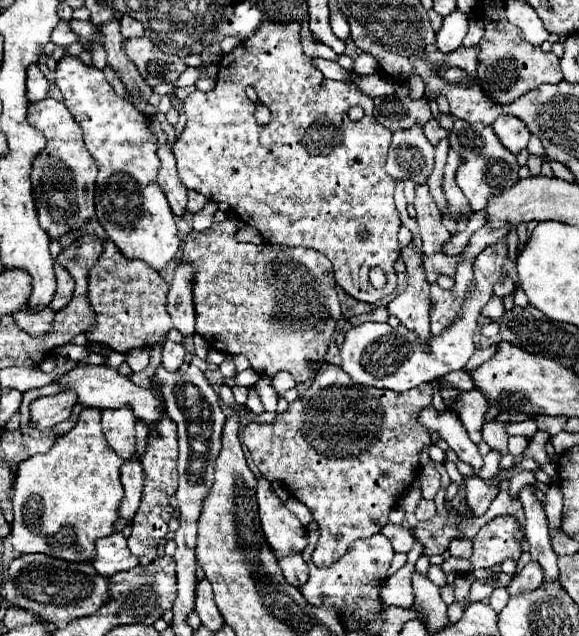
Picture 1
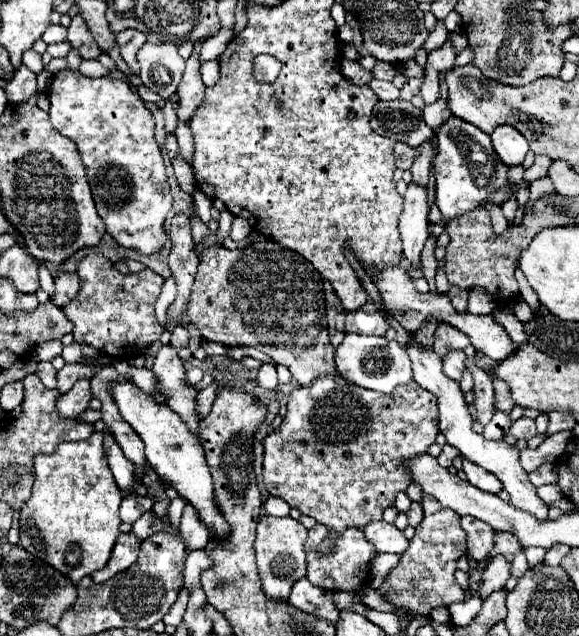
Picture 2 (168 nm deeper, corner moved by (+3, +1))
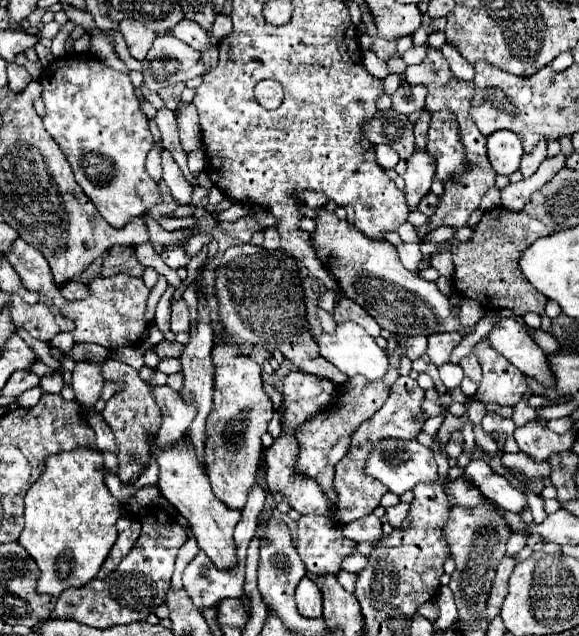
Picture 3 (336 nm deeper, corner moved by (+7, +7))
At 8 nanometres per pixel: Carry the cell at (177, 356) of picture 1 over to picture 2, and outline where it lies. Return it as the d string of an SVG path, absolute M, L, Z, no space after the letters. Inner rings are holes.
M180 324L180 326L176 326L174 330L172 330L172 338L170 338L170 346L176 350L176 352L180 352L182 348L186 348L188 346L188 332L184 330L184 326Z

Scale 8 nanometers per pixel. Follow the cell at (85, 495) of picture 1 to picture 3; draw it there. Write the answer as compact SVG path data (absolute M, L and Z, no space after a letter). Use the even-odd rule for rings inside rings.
M72 450L48 458L44 474L26 492L26 526L18 542L36 560L40 576L38 594L58 598L66 588L82 588L96 578L110 548L116 542L120 502L110 494L102 478L104 460L98 450Z

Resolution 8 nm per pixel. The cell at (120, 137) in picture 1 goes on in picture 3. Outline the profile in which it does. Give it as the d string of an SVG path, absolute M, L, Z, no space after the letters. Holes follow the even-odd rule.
M88 54L64 58L70 60L54 60L40 78L46 102L44 126L62 148L84 194L110 226L122 228L132 218L142 218L154 204L162 202L158 184L154 184L144 166L152 150L148 118L138 106L128 74L112 70Z

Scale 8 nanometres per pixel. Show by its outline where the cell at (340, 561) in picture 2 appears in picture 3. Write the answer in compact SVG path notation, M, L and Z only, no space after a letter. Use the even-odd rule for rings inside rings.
M302 516L298 520L298 554L314 574L338 574L340 562L356 550L356 544L342 536L342 526L332 524L326 516Z

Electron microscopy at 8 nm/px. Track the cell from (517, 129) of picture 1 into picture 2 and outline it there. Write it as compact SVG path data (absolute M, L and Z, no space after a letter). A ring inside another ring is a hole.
M500 124L496 126L496 130L492 132L492 144L496 154L500 156L500 160L504 160L504 164L508 166L516 166L524 162L524 156L528 154L528 140L512 126L508 124Z

